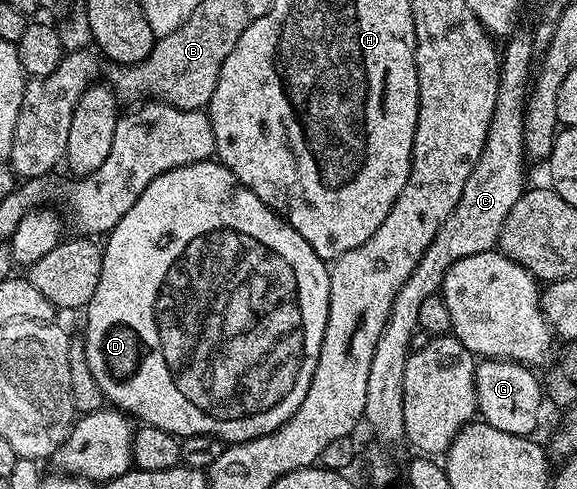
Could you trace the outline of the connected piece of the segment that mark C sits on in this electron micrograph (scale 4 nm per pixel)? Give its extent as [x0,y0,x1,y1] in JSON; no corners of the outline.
[363,34,535,445]

